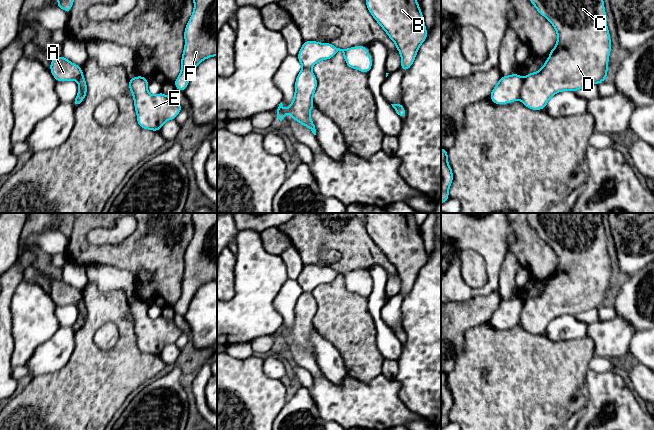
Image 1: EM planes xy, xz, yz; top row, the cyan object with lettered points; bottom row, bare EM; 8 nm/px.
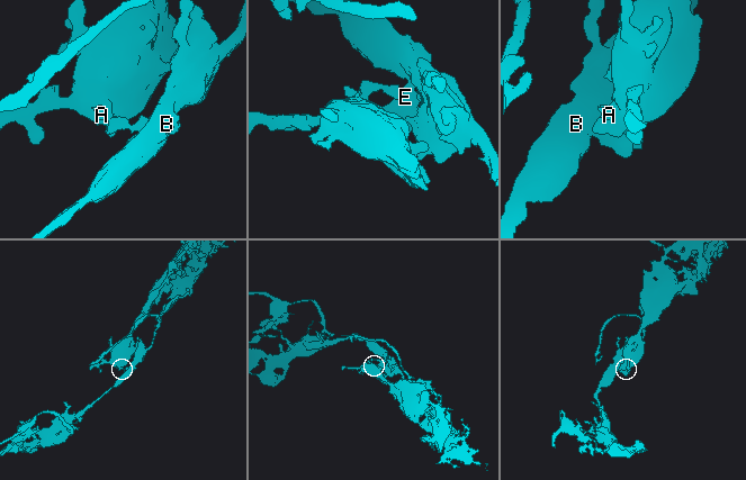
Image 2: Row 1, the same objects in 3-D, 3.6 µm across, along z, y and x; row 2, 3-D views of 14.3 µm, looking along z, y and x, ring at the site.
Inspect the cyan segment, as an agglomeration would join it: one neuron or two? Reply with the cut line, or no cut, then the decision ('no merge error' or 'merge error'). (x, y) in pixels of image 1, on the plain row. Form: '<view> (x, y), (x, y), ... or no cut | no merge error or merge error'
no cut | no merge error

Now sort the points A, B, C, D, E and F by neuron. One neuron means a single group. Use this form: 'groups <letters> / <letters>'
groups A B C D E F

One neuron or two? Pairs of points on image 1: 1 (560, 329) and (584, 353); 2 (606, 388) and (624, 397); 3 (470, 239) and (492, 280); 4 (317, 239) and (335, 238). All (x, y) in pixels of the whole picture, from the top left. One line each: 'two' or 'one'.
1: two
2: one
3: one
4: one

